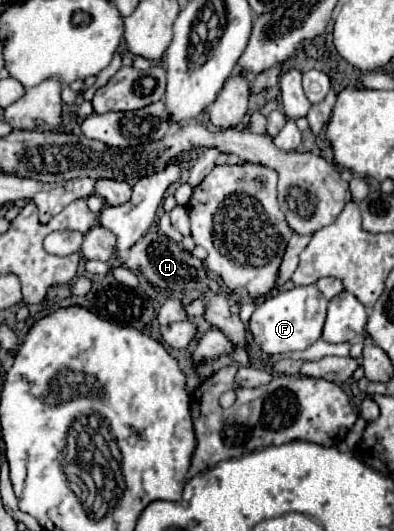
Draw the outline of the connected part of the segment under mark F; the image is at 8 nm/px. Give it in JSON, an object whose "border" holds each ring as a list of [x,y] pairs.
{"border":[[[297,285],[289,291],[281,291],[277,295],[267,297],[263,303],[257,305],[255,313],[251,315],[251,335],[255,345],[265,355],[287,353],[287,351],[305,351],[311,347],[323,331],[325,313],[329,301],[317,291],[315,285]]]}

